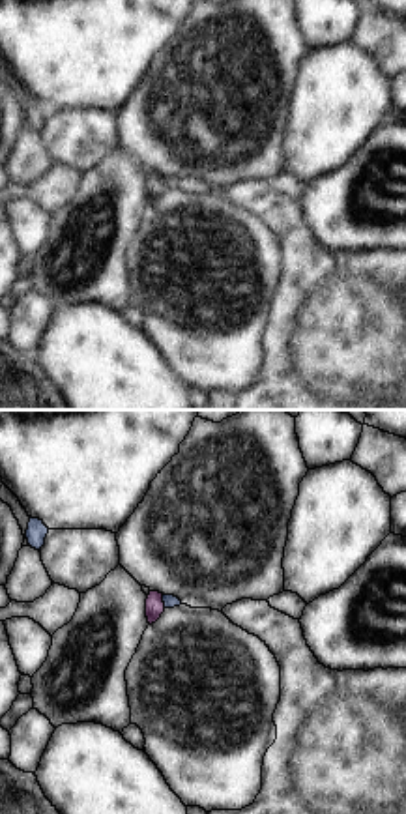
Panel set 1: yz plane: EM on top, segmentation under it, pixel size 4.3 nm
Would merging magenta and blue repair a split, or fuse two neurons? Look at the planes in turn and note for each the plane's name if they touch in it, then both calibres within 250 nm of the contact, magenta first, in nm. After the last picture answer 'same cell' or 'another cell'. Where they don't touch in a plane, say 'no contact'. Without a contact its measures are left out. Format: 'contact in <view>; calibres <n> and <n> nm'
contact in yz; calibres 80 and 60 nm

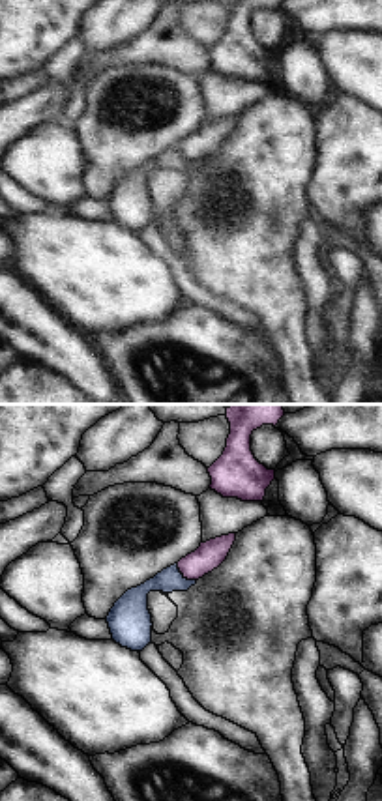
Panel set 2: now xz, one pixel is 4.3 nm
contact in xz; calibres 120 and 120 nm

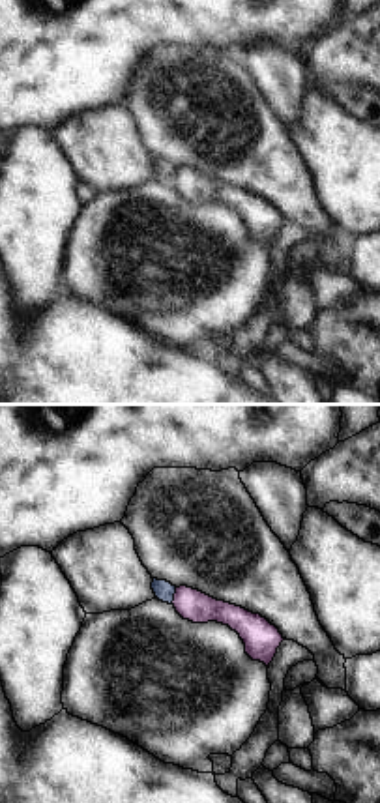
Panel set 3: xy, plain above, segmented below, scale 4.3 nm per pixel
contact in xy; calibres 140 and 90 nm

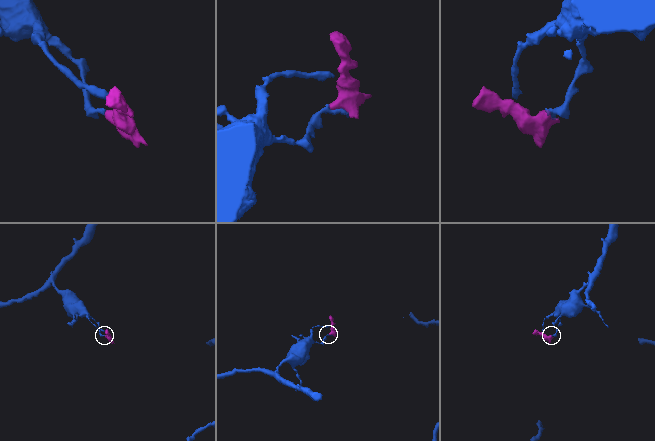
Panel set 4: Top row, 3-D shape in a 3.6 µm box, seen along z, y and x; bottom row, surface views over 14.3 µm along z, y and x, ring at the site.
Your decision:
another cell

